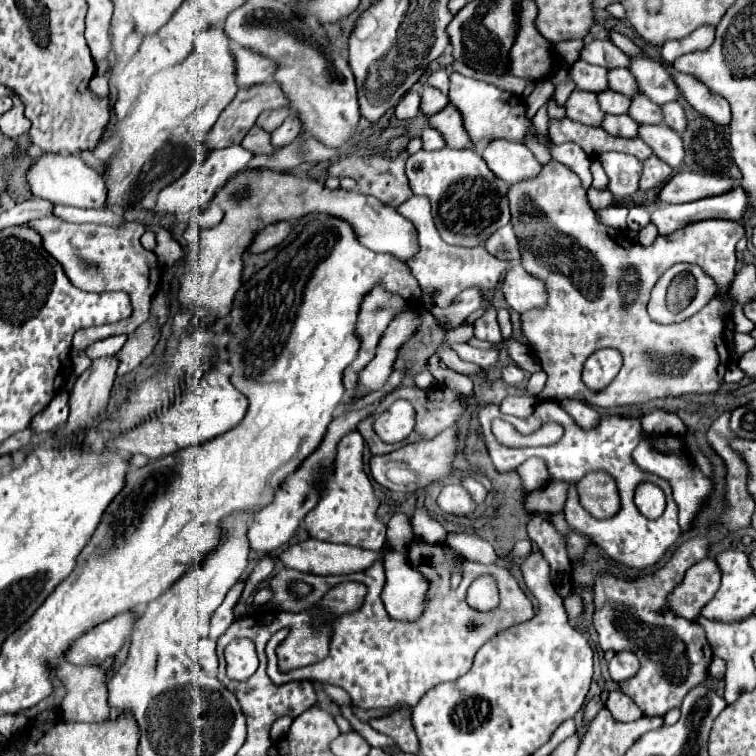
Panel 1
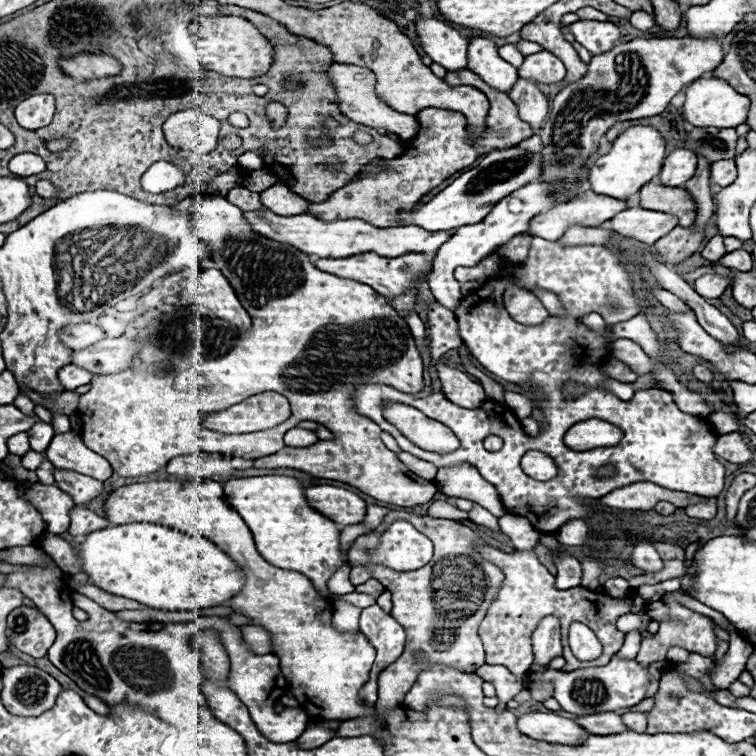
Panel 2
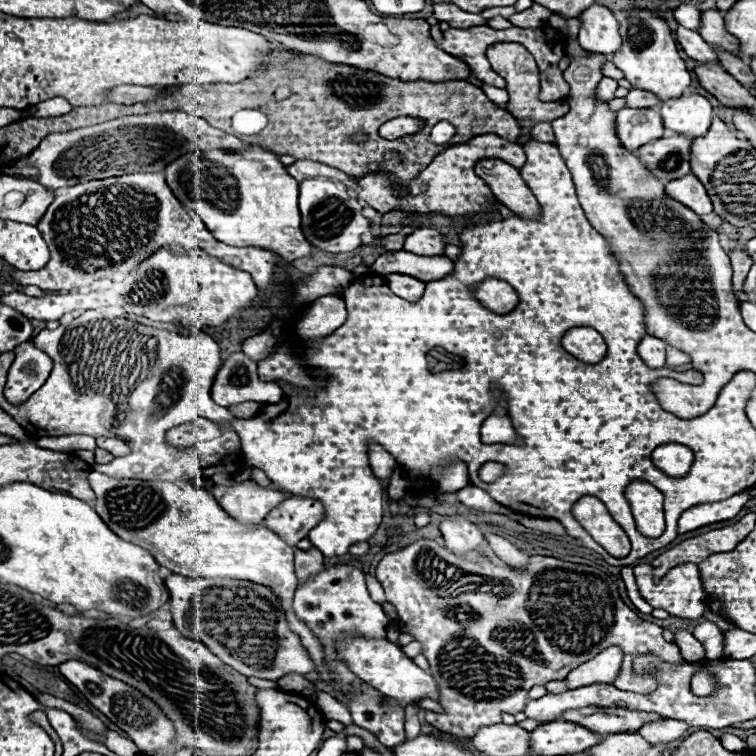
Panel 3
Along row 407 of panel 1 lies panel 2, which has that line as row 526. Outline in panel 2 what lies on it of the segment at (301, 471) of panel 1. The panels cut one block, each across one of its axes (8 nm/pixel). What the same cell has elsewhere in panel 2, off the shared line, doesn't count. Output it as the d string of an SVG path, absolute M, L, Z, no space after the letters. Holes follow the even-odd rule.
M370 504L368 510L366 510L366 520L364 520L362 524L364 524L364 526L370 526L370 528L376 528L378 524L384 522L384 516L386 516L386 514L388 514L388 508Z

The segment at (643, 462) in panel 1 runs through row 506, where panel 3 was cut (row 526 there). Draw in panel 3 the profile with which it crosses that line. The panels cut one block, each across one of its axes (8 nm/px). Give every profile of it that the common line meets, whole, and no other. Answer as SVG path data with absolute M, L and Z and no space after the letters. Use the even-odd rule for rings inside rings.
M740 492L728 500L722 500L722 502L714 502L714 504L698 504L696 508L690 508L688 512L684 512L680 516L680 522L678 522L678 532L684 534L684 532L690 532L690 530L696 530L700 526L708 526L708 524L714 524L714 522L722 522L722 520L730 520L734 518L740 508L748 502L748 492Z

